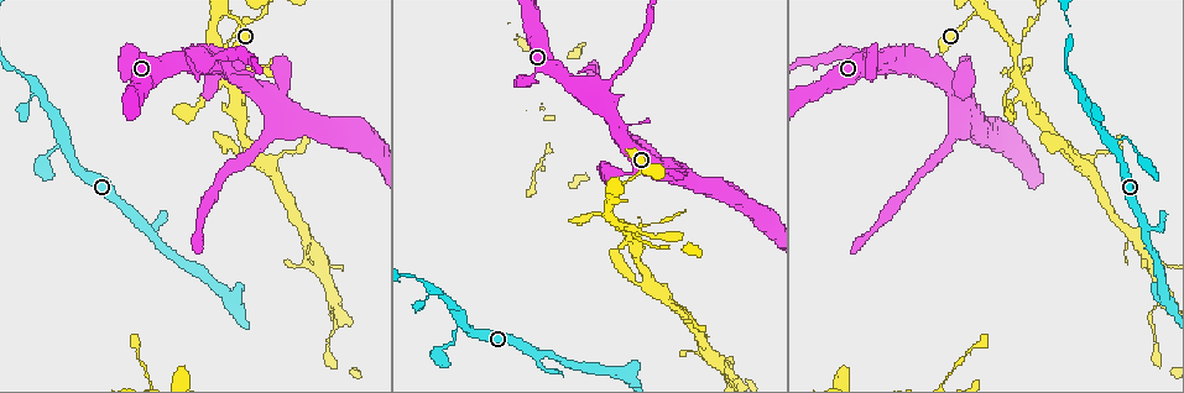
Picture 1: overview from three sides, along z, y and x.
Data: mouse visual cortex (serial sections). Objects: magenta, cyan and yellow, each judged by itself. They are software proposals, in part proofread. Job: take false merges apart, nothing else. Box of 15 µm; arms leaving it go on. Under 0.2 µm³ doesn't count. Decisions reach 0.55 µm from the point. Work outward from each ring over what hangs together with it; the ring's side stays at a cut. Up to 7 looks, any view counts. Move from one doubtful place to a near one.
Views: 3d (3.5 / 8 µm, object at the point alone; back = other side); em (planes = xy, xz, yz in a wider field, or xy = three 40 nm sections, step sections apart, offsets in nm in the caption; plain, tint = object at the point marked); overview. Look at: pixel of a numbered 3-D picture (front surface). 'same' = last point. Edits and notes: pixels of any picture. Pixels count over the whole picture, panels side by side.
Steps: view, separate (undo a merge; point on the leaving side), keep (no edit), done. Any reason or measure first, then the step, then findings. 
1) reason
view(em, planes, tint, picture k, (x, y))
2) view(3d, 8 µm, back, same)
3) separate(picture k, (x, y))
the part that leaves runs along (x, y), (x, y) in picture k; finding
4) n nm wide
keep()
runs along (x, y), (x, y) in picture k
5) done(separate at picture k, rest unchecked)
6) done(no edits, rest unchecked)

sharp bend
view(3d, 3.5 µm, picture 1, (1113, 145))

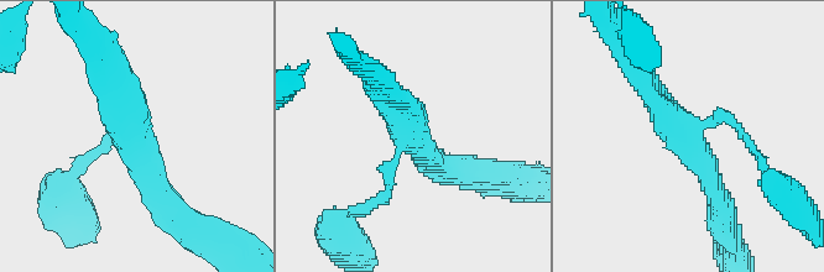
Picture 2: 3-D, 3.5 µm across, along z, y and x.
3 arms; arms of 150, 300, 300 nm
view(em, xy, step 1, tint, picture 2, (407, 134))

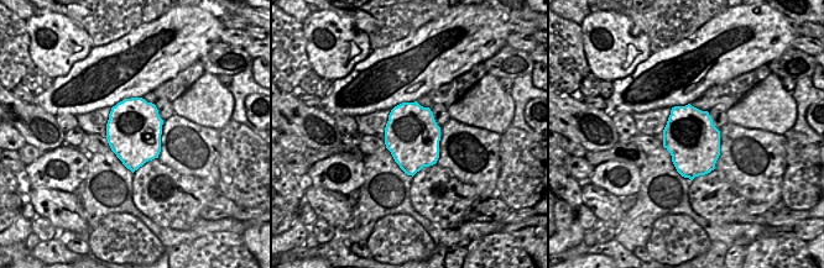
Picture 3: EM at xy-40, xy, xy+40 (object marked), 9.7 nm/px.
cut it another way
view(em, xy, step 2, tint, same)

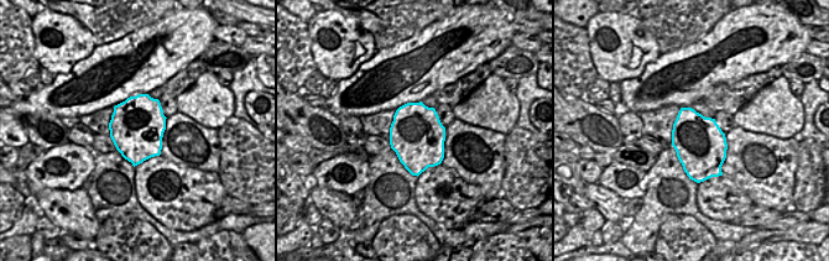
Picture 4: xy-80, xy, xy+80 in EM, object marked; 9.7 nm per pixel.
keep()
runs along (720, 202), (705, 163), (641, 77) in picture 2; one cell here

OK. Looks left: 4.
thin arm on a thick one
view(3d, 8 µm, back, picture 1, (222, 46))

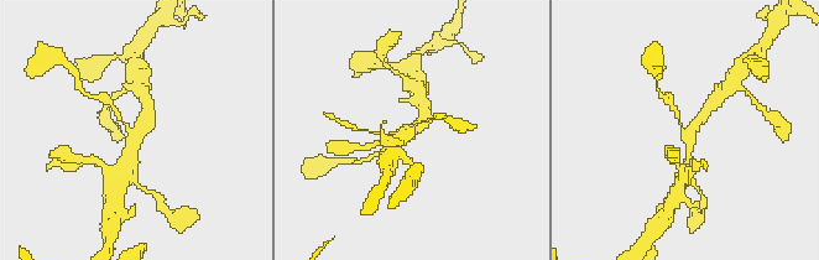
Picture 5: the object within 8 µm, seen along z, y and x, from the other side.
zoom in
view(3d, 3.5 µm, picture 5, (690, 135))

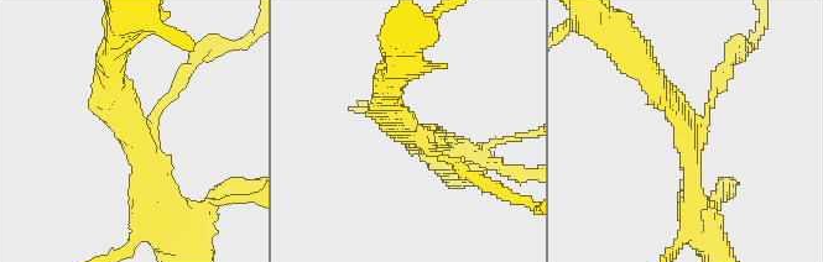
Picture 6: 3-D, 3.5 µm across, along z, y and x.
3 arms; arms of 100, 250, 300 nm; need the tissue
view(em, xy, step 1, tint, picture 6, (413, 136))

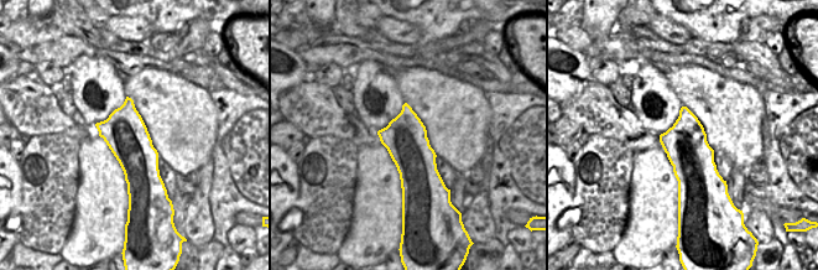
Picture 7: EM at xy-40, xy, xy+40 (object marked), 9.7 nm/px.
420 nm wide
keep()
runs along (642, 64), (685, 121), (693, 209) in picture 6; all the same cell

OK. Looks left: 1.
done(no edits, rest unchecked)

